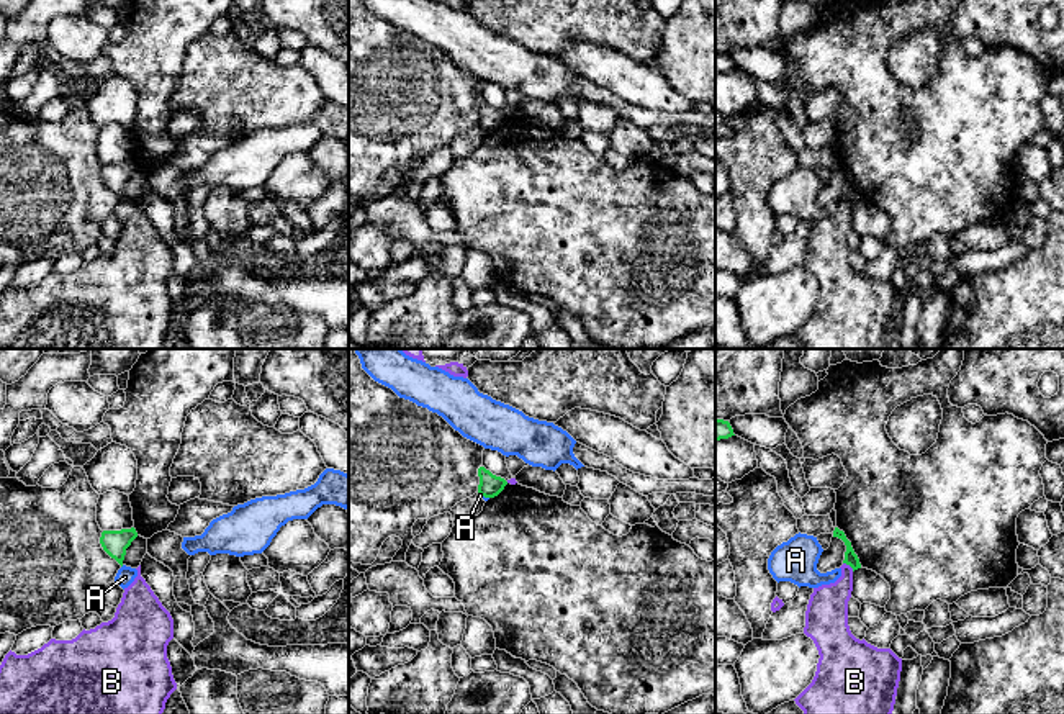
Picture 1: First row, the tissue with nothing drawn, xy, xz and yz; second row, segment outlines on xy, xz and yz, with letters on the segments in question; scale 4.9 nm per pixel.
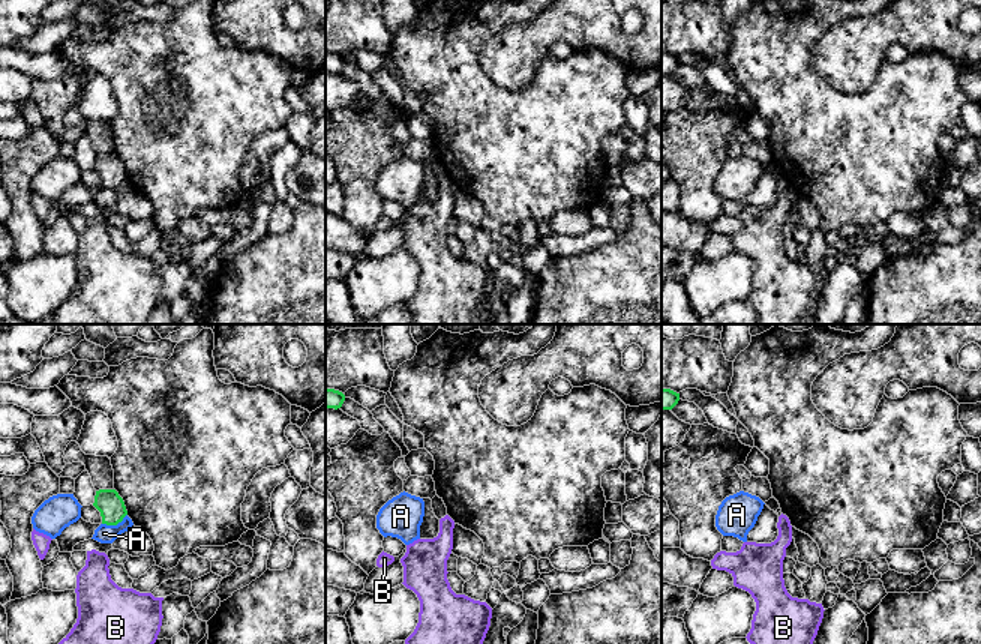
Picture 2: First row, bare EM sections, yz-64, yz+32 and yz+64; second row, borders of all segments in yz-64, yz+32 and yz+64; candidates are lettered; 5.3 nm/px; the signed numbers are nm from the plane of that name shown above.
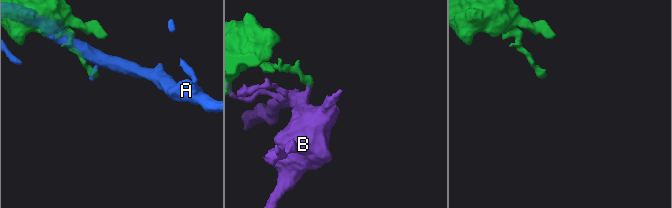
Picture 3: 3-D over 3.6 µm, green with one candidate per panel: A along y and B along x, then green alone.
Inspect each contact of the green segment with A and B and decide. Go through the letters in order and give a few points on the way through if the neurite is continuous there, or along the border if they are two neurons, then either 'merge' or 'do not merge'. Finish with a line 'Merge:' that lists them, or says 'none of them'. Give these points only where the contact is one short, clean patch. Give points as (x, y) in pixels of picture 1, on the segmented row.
A: do not merge
B: border yz (843, 562), (853, 570); do not merge
Merge: none of them

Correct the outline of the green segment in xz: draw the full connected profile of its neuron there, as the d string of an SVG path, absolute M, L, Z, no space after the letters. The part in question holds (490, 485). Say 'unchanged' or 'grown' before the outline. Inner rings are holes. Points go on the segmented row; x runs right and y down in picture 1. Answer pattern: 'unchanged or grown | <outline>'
unchanged | M485 467L478 468L478 477L480 477L478 495L485 498L498 496L507 485L504 478L493 475Z

